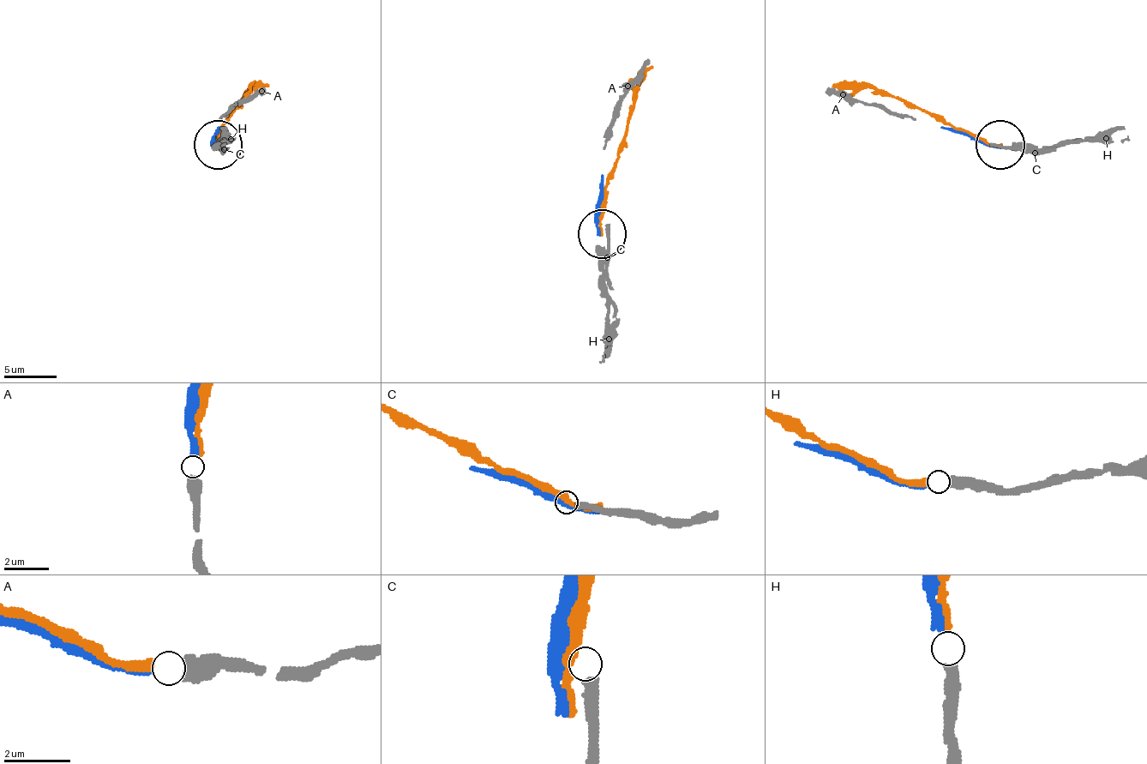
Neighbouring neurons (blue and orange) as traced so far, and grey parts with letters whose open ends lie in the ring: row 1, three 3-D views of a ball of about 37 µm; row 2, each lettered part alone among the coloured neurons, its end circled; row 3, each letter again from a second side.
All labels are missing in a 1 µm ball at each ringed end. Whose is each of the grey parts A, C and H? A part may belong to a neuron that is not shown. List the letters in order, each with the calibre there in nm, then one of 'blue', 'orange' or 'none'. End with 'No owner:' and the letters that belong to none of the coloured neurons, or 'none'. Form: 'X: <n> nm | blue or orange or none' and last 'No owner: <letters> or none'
A: 550 nm | blue
C: 280 nm | none
H: 400 nm | orange
No owner: C

